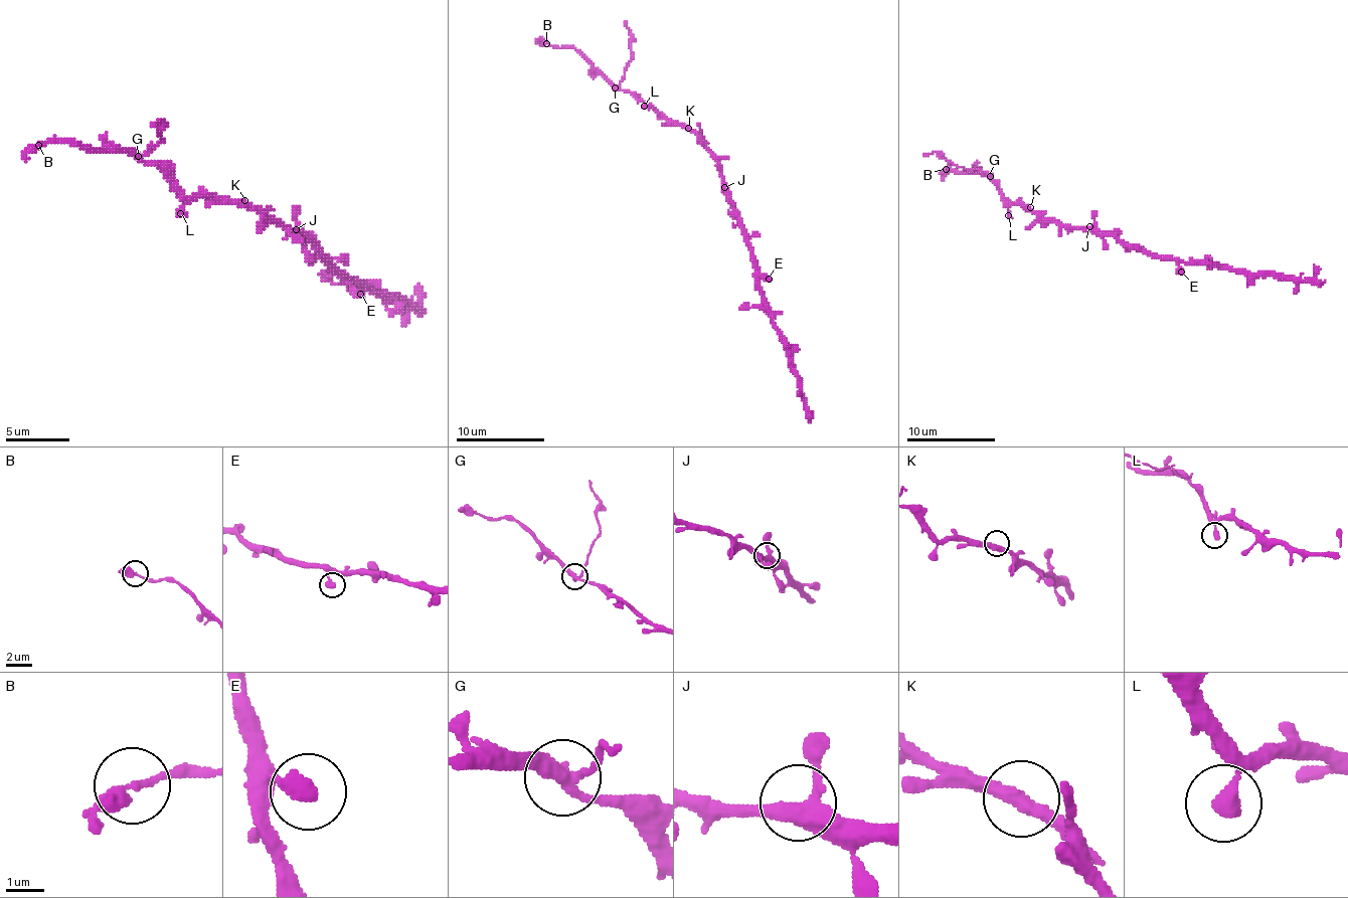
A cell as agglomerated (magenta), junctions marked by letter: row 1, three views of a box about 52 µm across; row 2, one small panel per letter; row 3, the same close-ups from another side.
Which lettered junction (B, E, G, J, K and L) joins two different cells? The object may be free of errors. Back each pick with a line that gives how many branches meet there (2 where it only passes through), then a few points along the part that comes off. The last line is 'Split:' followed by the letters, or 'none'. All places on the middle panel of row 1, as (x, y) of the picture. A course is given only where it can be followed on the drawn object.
G: Branches: 3. Course of the part to remove: (616, 87), (631, 59), (624, 21)
Split: G

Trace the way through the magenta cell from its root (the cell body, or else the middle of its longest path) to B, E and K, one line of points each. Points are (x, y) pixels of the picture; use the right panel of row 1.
B: (1087, 231), (1045, 222), (1023, 204), (1008, 204), (1003, 193), (984, 174), (946, 169)
E: (1087, 231), (1106, 231), (1150, 253), (1167, 255), (1181, 272)
K: (1087, 231), (1045, 222), (1030, 207)

